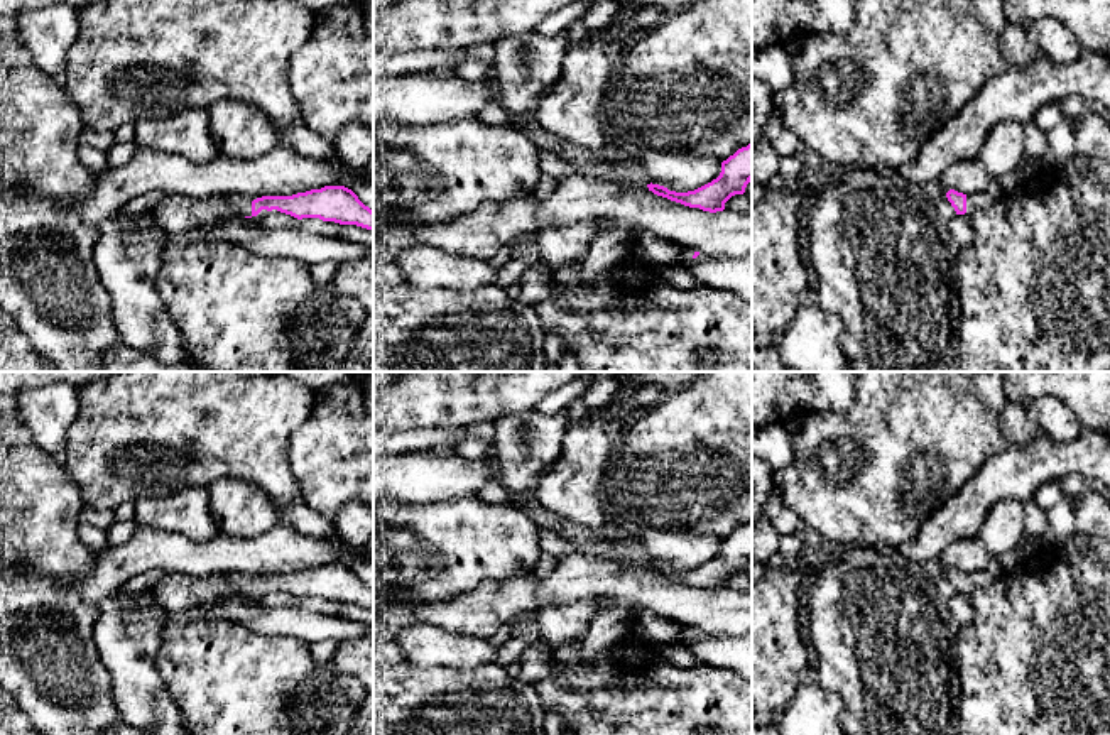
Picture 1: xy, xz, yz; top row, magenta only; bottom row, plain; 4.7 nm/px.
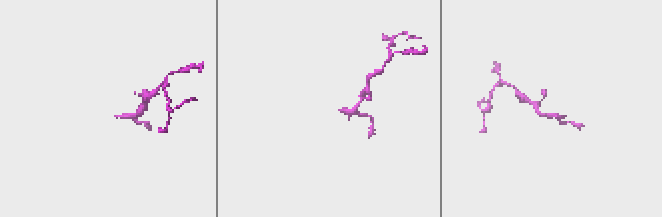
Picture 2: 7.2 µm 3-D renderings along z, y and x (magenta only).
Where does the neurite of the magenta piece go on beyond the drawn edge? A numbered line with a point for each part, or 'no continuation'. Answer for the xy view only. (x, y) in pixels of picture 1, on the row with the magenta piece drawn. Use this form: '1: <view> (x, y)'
1: xy (174, 213)

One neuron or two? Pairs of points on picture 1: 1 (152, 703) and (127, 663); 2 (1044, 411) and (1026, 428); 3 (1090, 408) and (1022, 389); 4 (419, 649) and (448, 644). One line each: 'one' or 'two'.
1: one
2: two
3: one
4: one

